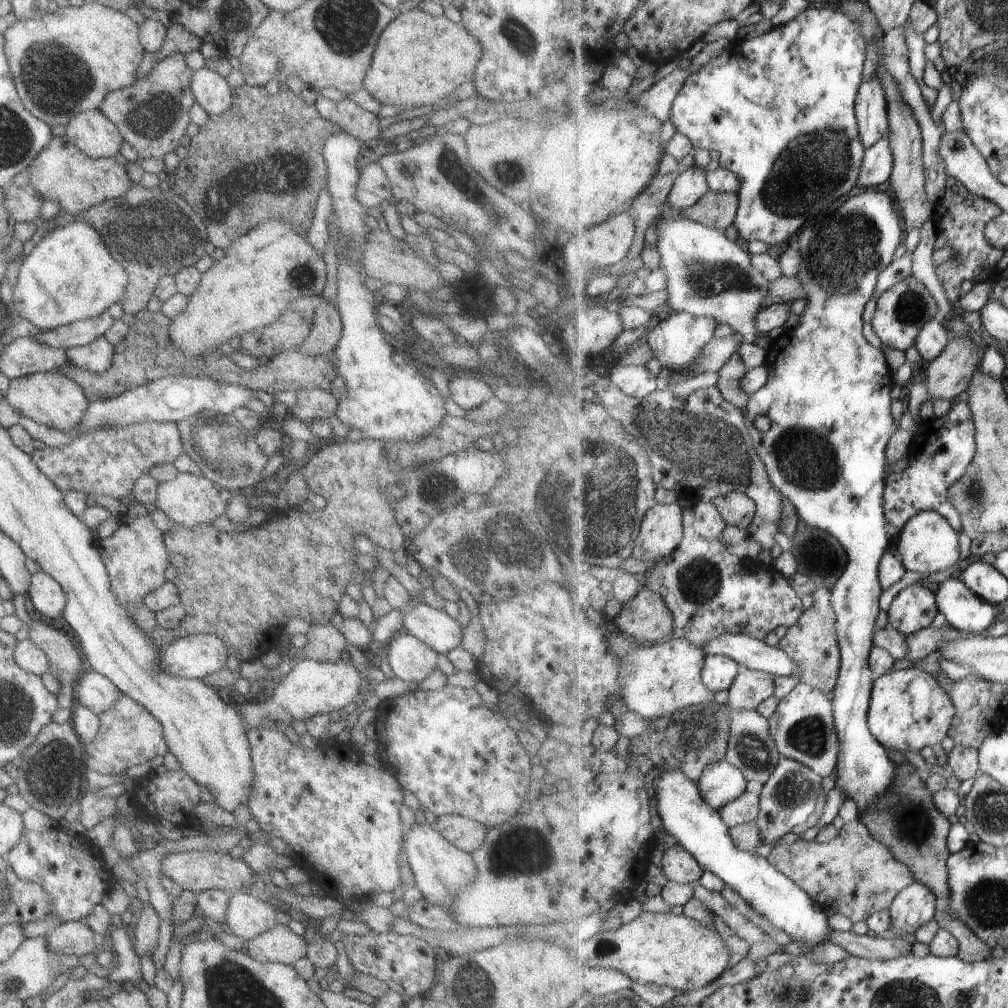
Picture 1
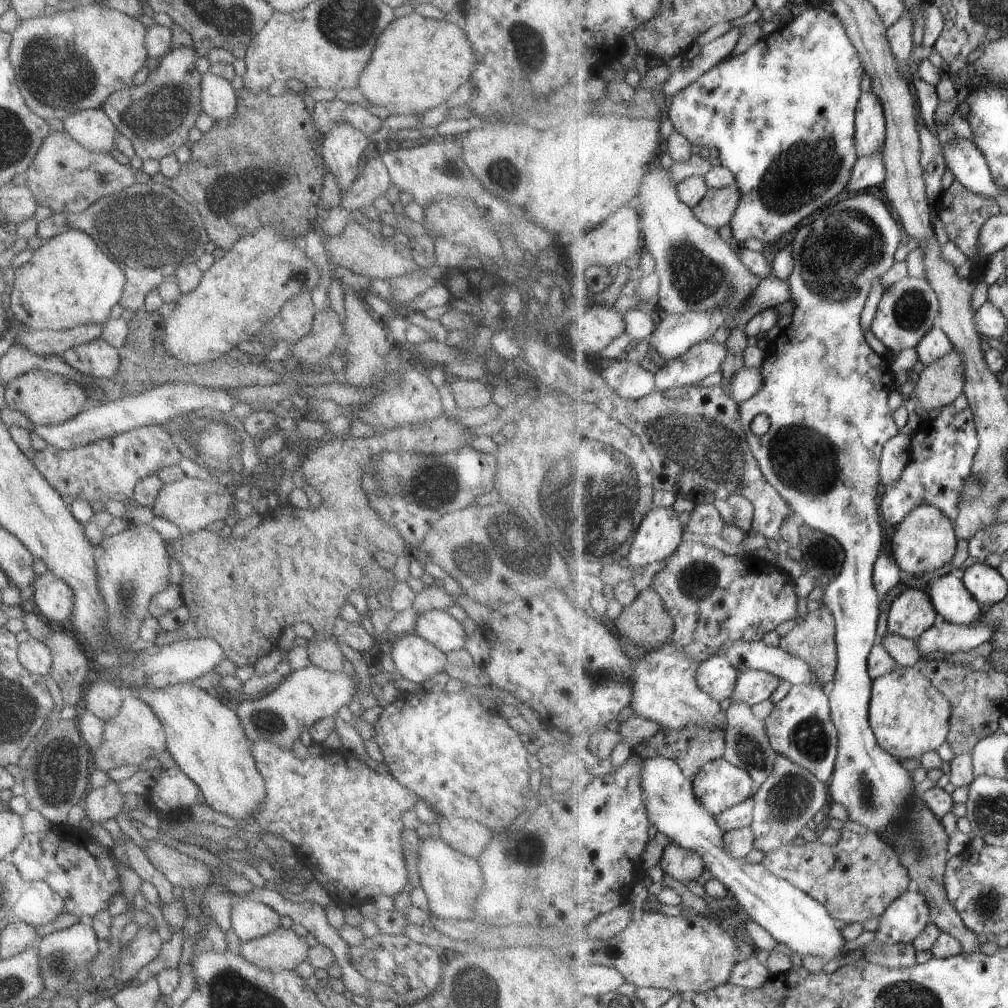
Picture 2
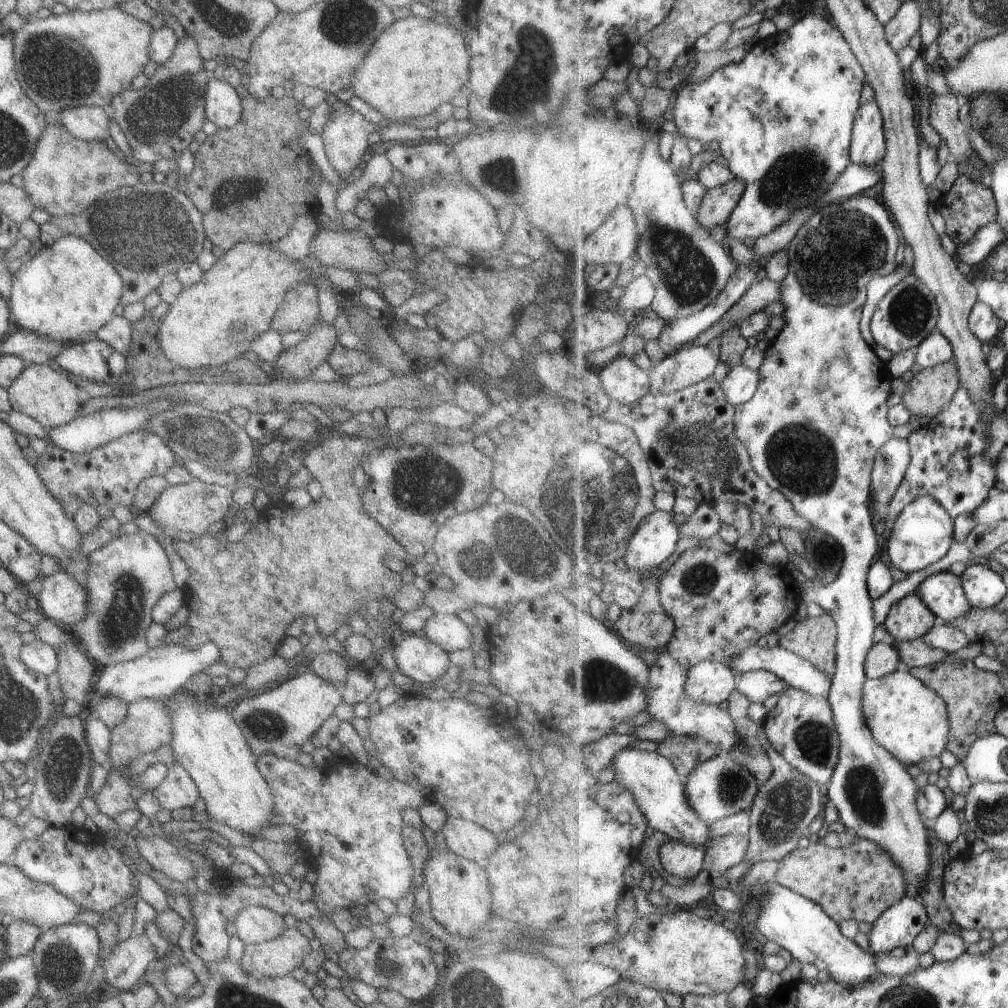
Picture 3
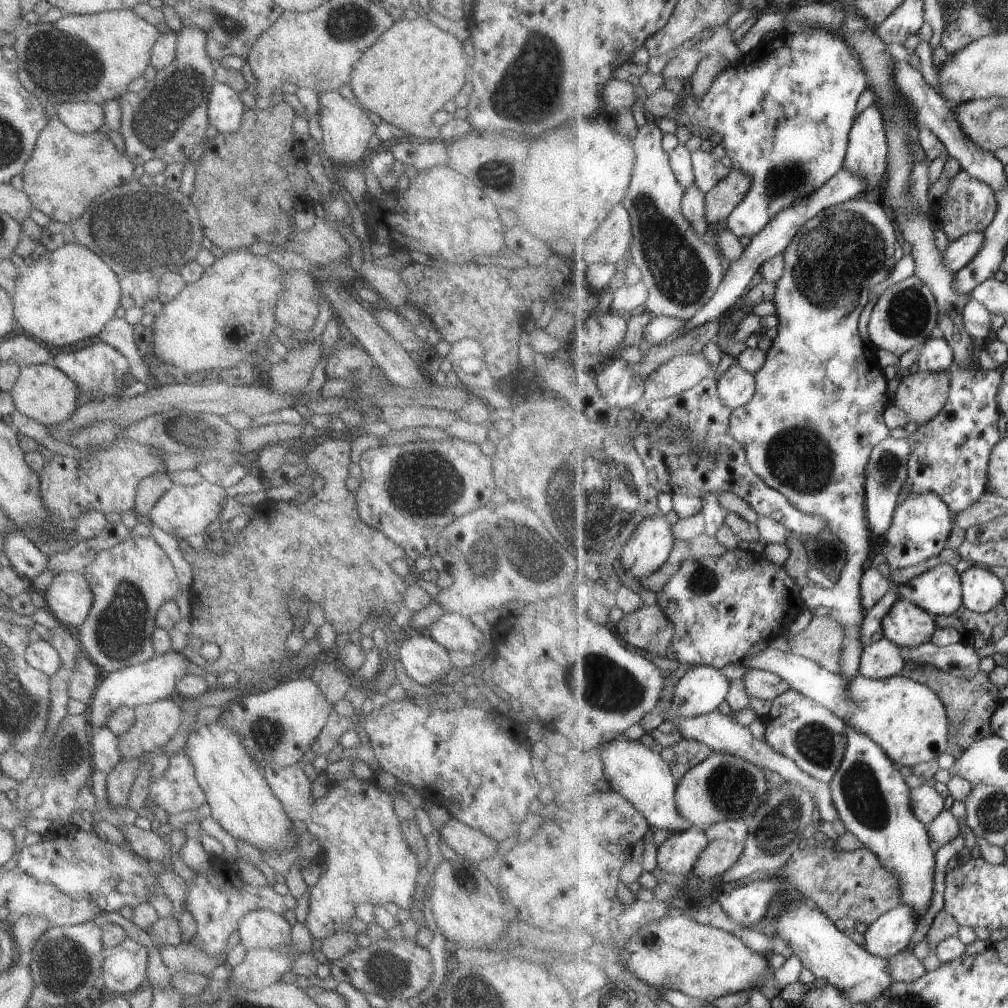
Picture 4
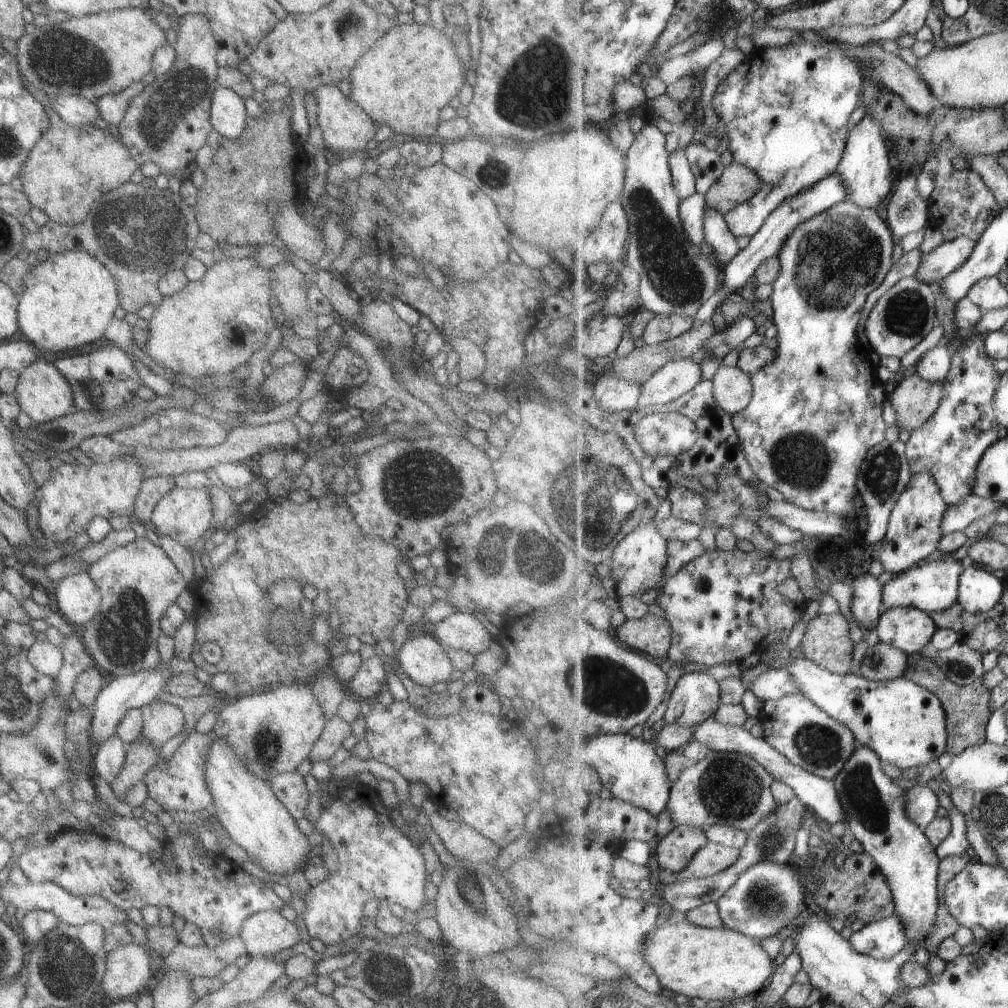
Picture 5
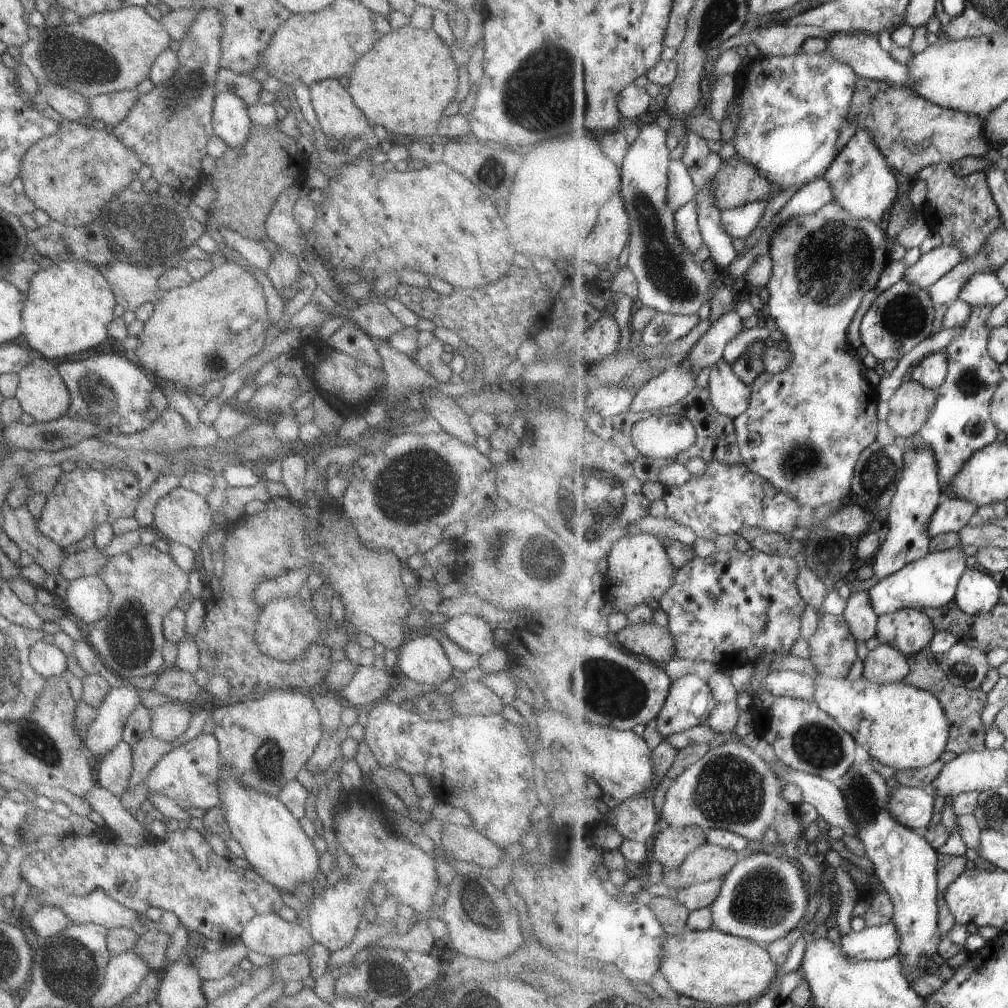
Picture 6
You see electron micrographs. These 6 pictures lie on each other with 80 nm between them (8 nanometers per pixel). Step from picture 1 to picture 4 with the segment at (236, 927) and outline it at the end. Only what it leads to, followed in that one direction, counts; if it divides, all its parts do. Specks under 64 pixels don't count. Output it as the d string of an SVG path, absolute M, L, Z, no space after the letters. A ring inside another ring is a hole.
M265 909L247 911L236 928L239 943L245 951L254 948L274 949L290 941L291 925L279 913Z

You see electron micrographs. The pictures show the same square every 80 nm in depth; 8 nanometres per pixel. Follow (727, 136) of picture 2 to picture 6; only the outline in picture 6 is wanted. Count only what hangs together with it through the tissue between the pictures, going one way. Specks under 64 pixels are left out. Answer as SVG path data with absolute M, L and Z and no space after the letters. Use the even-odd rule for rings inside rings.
M799 51L788 57L769 58L760 55L755 58L744 71L738 72L735 78L735 97L740 98L740 105L742 106L738 132L734 138L738 154L746 158L749 162L752 162L764 175L767 175L768 179L776 182L780 186L778 192L789 188L789 186L795 186L795 184L797 186L803 186L810 183L813 179L824 176L825 171L833 164L833 161L840 153L837 150L837 140L839 140L841 128L848 123L847 120L854 101L854 90L857 86L858 78L858 74L849 65L842 63L835 57L826 56L824 52L817 53L816 55L807 55ZM749 203L744 207L722 211L723 228L733 237L744 239L749 236L761 222L766 203Z

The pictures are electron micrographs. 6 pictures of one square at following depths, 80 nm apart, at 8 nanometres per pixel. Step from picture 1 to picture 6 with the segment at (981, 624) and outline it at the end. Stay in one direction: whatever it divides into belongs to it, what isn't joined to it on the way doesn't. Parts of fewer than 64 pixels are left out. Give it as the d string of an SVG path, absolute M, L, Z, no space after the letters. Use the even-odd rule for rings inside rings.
M963 545L944 551L931 551L925 558L907 564L869 589L875 612L883 616L901 609L943 608L956 599L958 584L967 569L967 554L963 552Z

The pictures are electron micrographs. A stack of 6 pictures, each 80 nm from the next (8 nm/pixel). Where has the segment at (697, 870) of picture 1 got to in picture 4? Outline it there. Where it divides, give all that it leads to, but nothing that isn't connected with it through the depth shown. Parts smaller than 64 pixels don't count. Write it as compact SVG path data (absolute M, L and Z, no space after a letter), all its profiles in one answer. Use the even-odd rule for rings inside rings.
M691 825L682 831L675 831L664 840L657 848L657 865L660 870L683 874L688 876L689 873L698 865L701 853L710 844L706 831L703 828Z

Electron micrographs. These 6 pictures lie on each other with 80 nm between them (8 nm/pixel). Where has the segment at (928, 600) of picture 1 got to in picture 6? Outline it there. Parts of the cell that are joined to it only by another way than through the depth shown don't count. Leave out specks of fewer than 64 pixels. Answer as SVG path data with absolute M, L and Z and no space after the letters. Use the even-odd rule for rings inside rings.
M901 609L897 613L889 613L879 617L876 638L893 648L899 649L906 657L913 657L930 646L937 632L934 620L925 611L919 609Z

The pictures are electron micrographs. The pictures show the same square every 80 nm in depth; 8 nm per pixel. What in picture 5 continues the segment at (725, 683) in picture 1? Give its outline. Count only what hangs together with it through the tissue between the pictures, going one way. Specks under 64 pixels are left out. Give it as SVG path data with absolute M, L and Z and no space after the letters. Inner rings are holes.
M707 672L684 673L677 681L663 714L664 724L697 727L721 706L722 686Z

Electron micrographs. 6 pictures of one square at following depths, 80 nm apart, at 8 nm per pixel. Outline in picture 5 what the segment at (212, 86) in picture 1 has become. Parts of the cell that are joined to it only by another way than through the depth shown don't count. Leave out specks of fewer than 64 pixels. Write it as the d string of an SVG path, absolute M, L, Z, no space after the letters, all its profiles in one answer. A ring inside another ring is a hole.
M215 87L210 98L210 125L222 138L235 140L243 132L246 118L244 100L232 90Z

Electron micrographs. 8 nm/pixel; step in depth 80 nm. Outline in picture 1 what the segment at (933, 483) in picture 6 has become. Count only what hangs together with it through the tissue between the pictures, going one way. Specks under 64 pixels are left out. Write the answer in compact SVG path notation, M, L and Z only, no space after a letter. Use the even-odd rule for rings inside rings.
M923 511L911 518L899 531L896 552L902 558L906 570L924 575L941 572L959 560L959 533L939 512Z

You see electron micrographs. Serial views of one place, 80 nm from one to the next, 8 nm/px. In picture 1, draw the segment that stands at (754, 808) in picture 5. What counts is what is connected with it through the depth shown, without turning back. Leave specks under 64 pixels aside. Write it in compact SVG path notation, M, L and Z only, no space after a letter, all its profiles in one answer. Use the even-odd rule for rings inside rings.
M723 760L709 763L696 783L703 798L721 812L726 804L737 800L745 792L749 781L742 770Z

